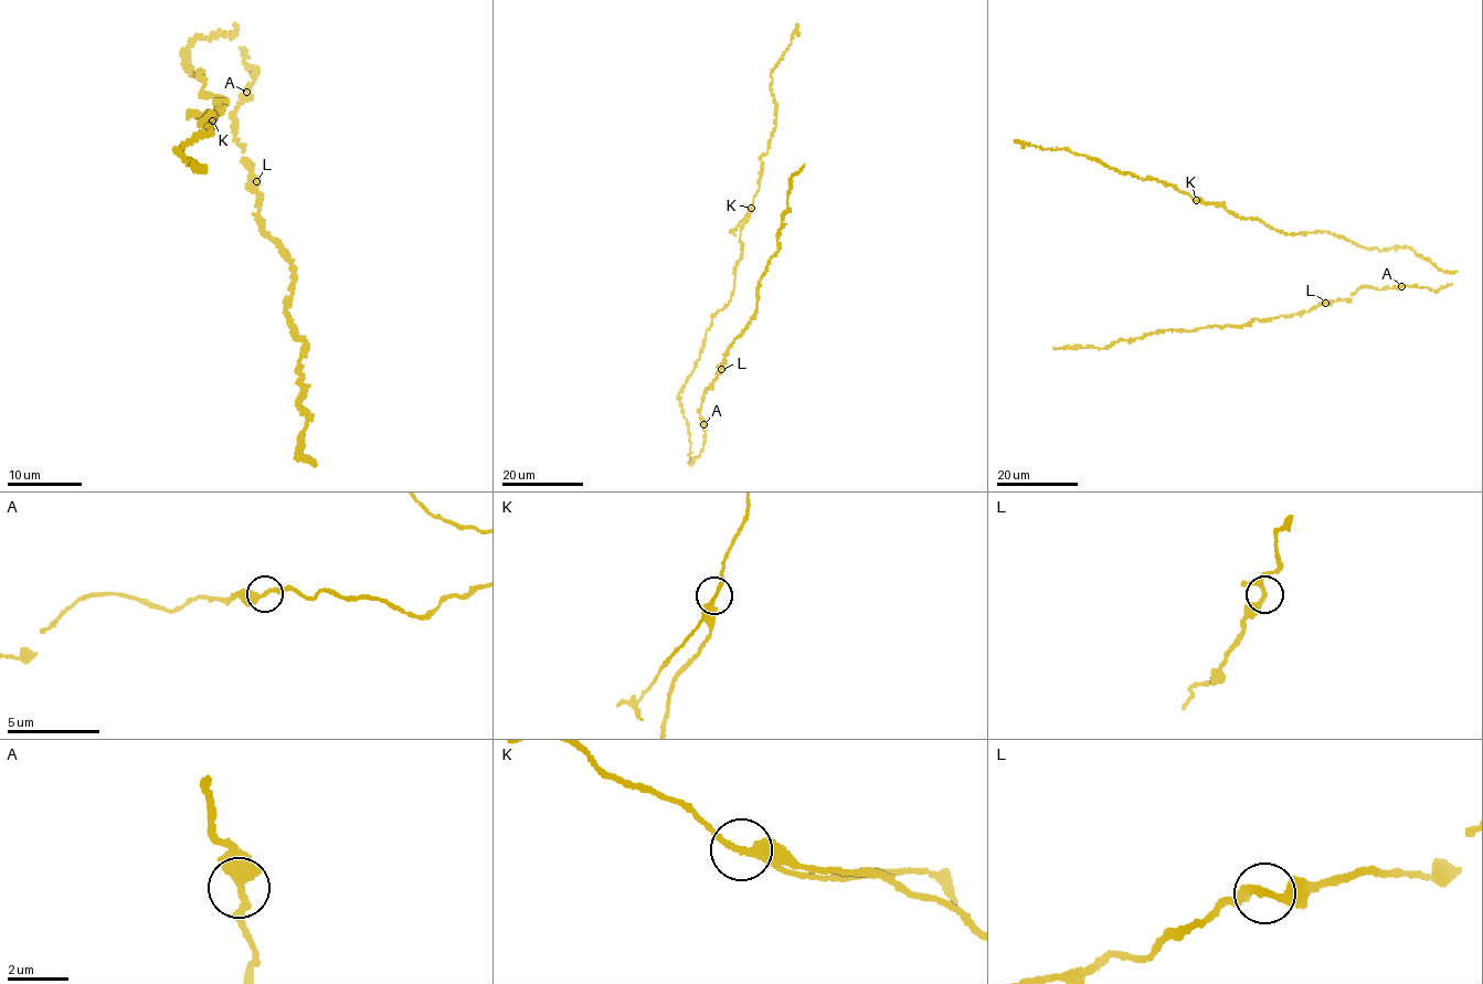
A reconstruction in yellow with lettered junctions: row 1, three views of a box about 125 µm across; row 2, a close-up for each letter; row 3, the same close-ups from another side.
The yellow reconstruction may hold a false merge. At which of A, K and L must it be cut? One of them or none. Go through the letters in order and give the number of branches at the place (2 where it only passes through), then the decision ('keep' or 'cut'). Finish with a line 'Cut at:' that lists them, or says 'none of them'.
A: branches 2; keep
K: branches 2; cut
L: branches 2; keep
Cut at: K

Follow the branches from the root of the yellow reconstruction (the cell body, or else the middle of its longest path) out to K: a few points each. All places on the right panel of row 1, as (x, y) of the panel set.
K: (1430, 263), (1407, 247), (1368, 249), (1325, 231), (1280, 232), (1258, 220), (1236, 217), (1196, 200)

